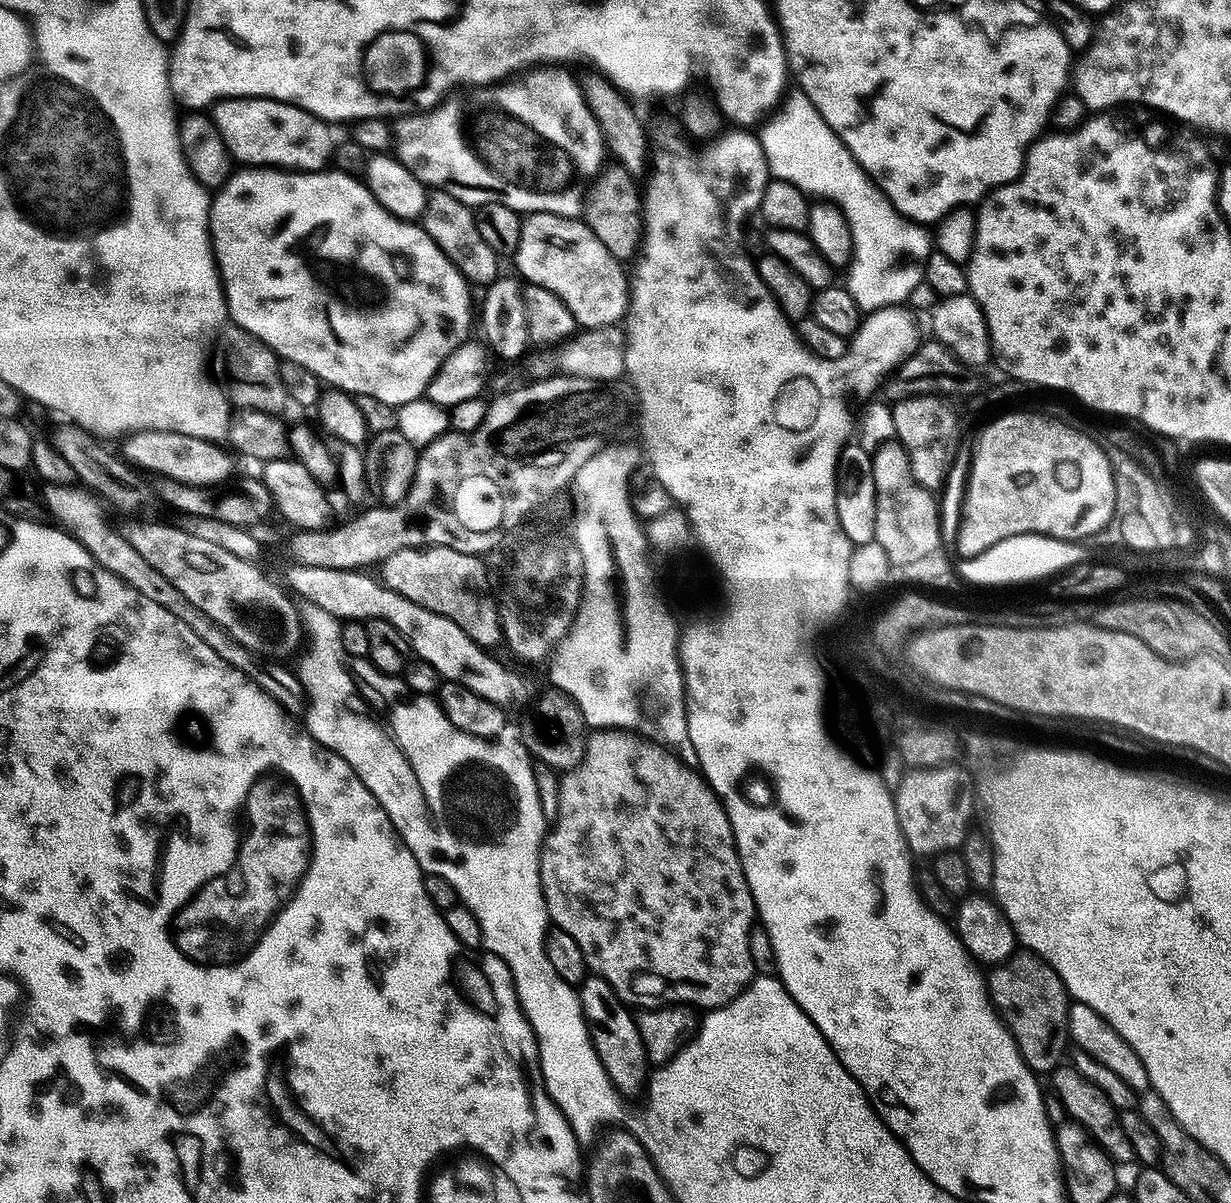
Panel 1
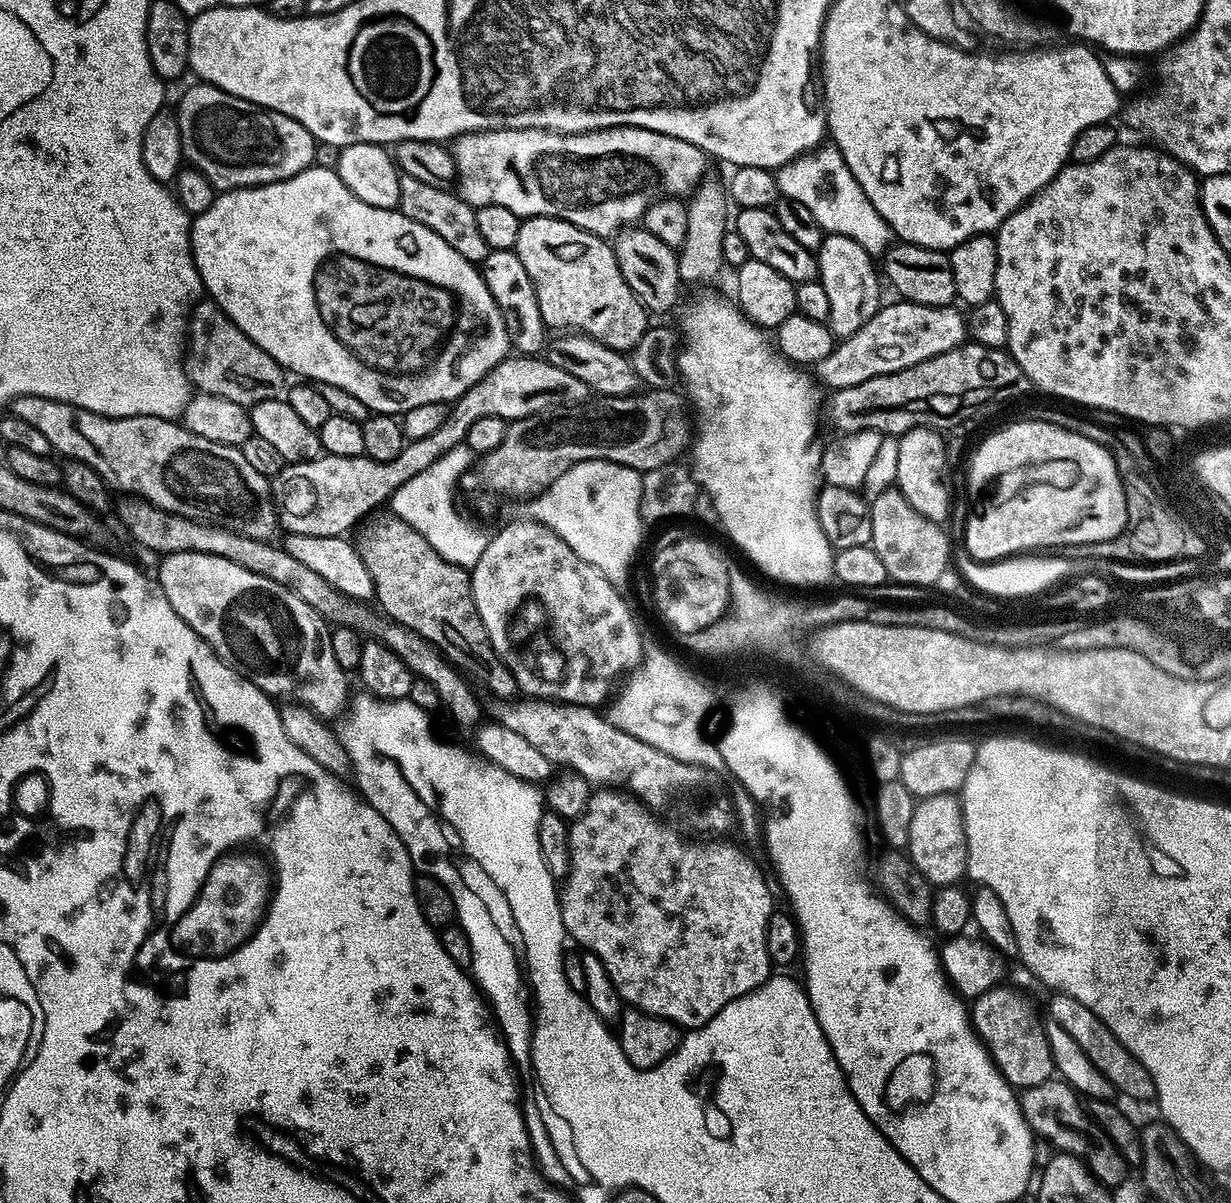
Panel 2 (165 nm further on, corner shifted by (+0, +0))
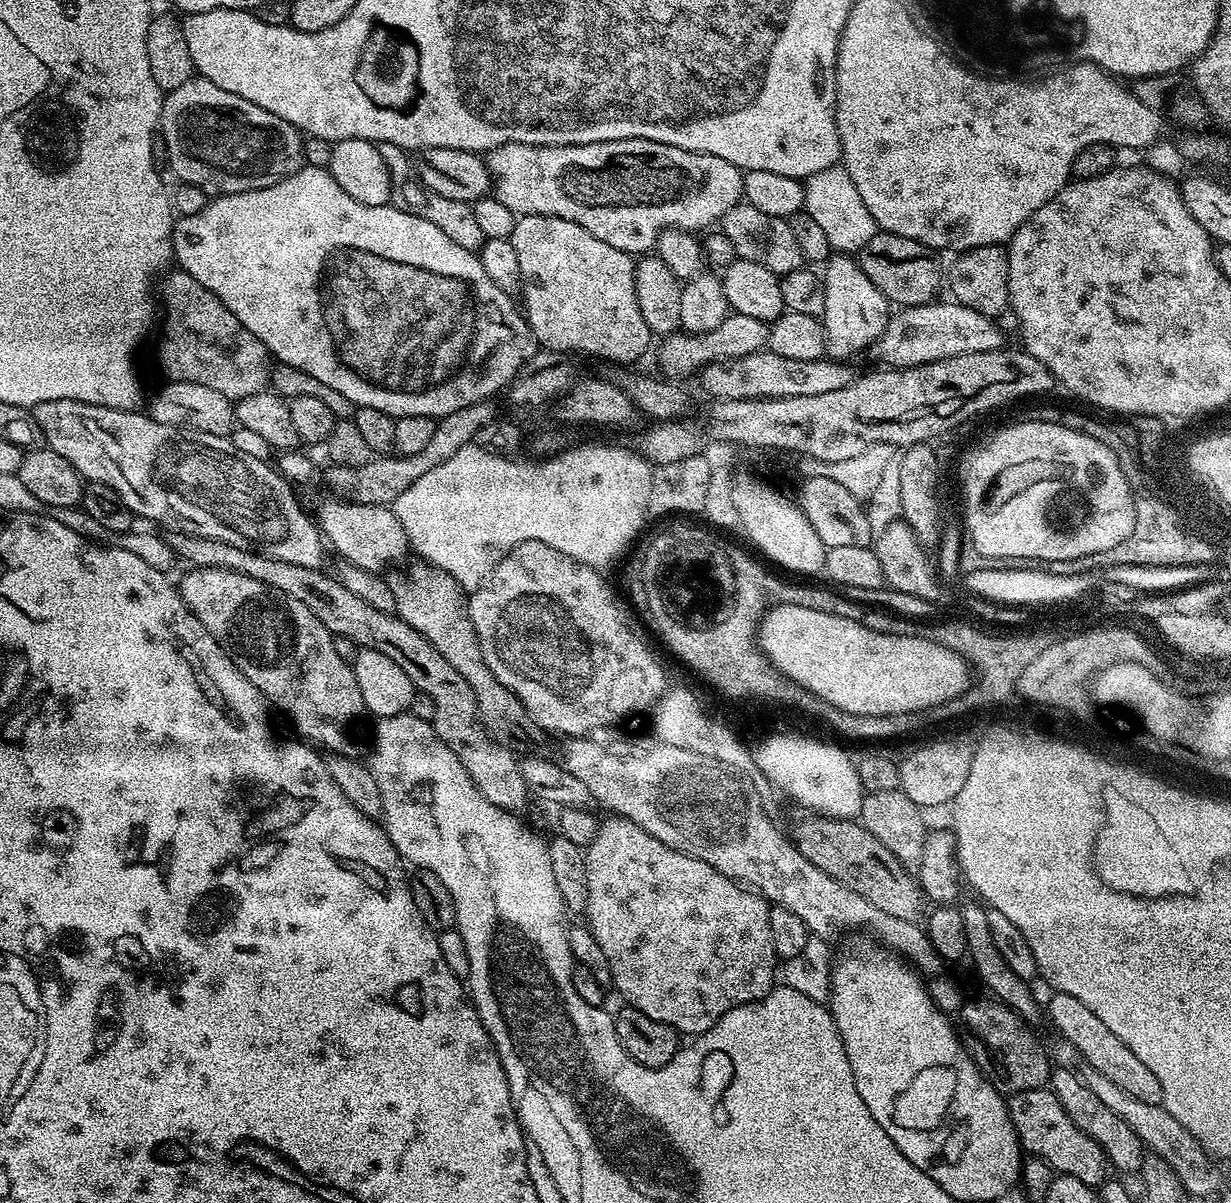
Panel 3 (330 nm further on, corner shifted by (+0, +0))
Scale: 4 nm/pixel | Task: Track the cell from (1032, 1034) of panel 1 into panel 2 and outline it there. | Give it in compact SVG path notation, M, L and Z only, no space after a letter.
M997 986L975 997L970 1004L972 1027L980 1036L992 1061L1008 1083L1017 1090L1038 1086L1038 1082L1053 1079L1052 1055L1044 1033L1044 1020L1036 1008L1020 992Z

